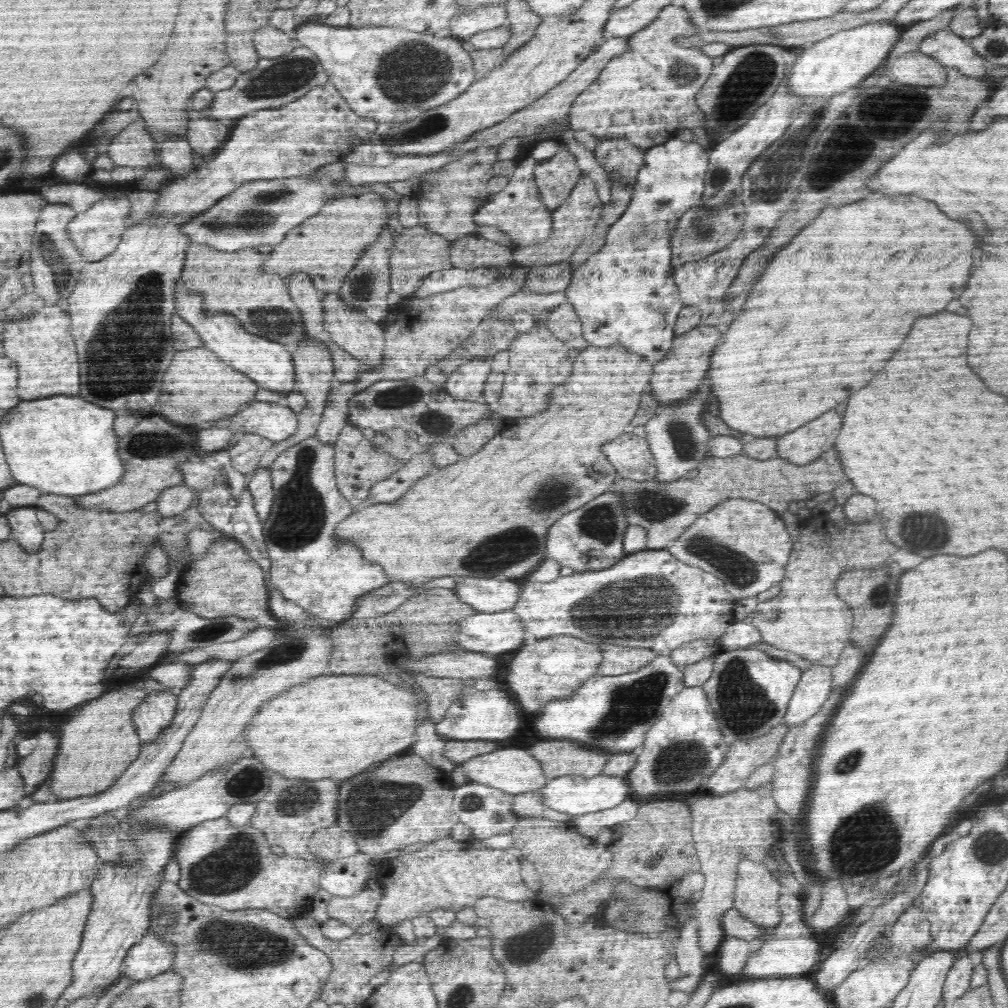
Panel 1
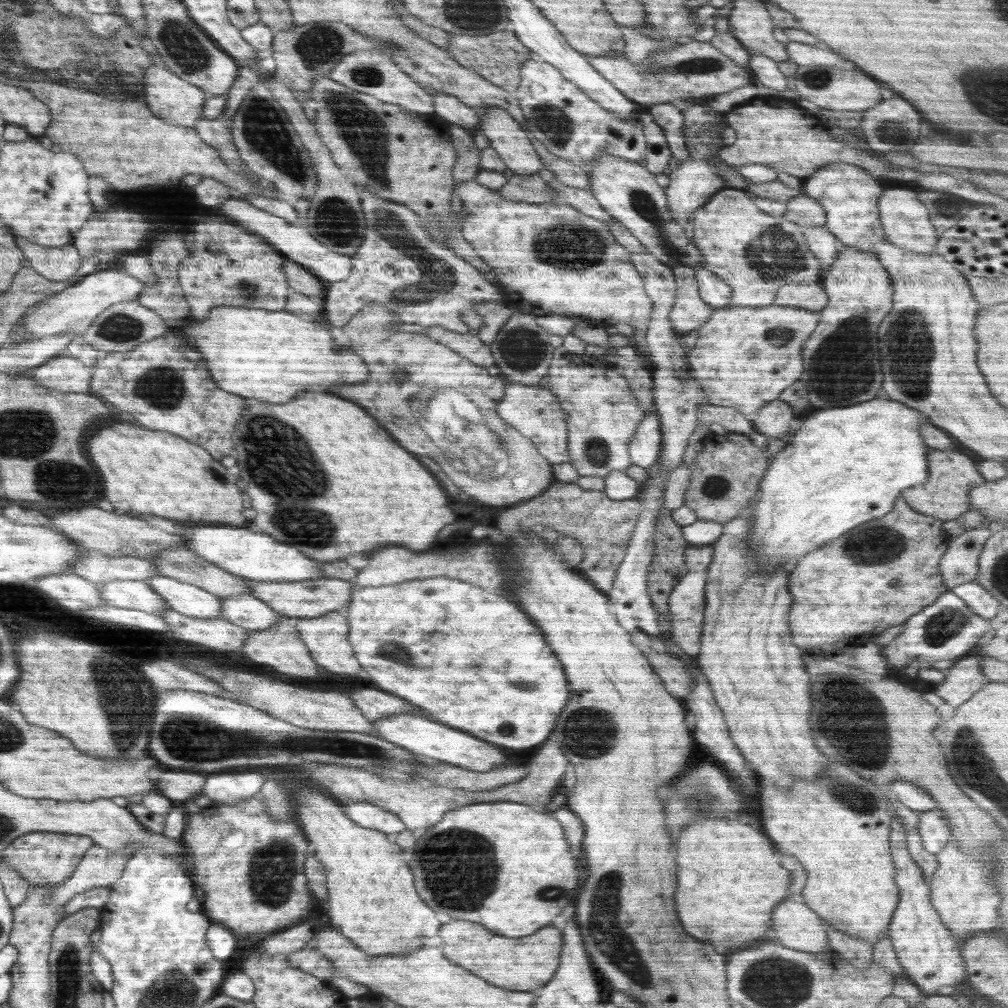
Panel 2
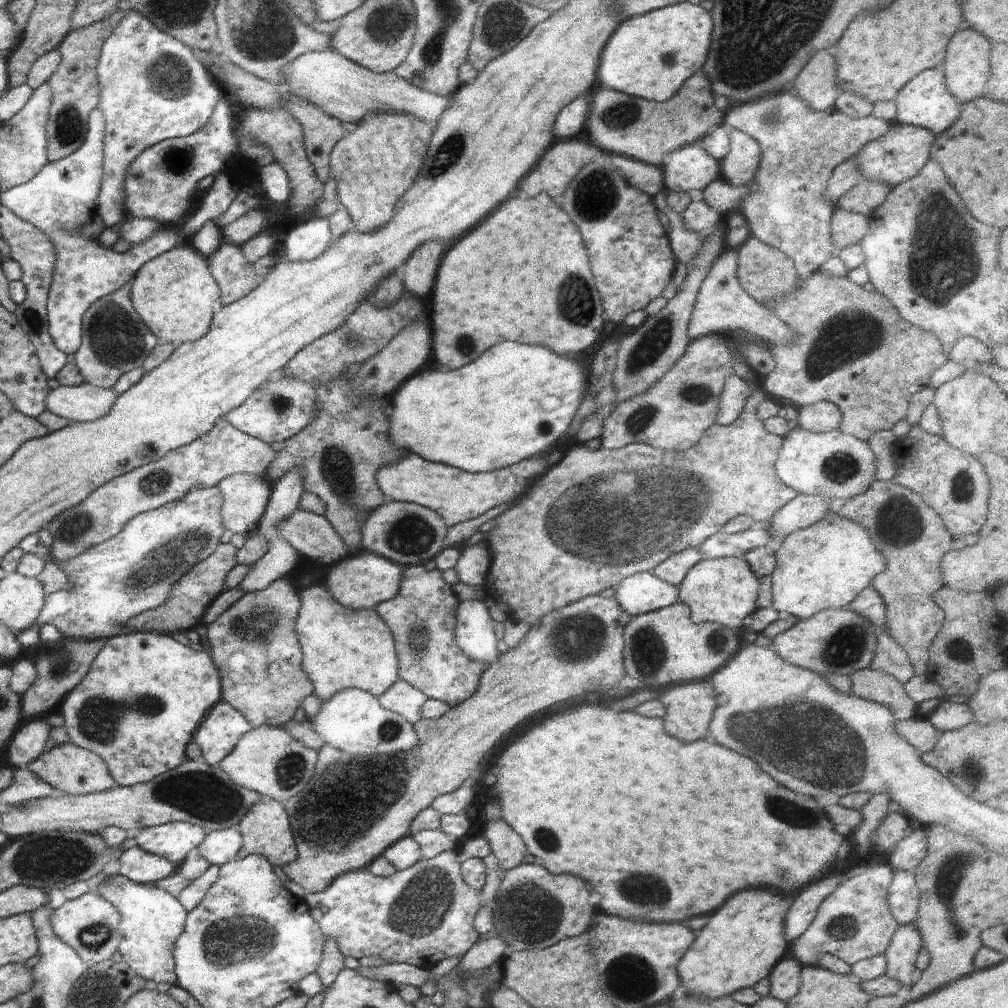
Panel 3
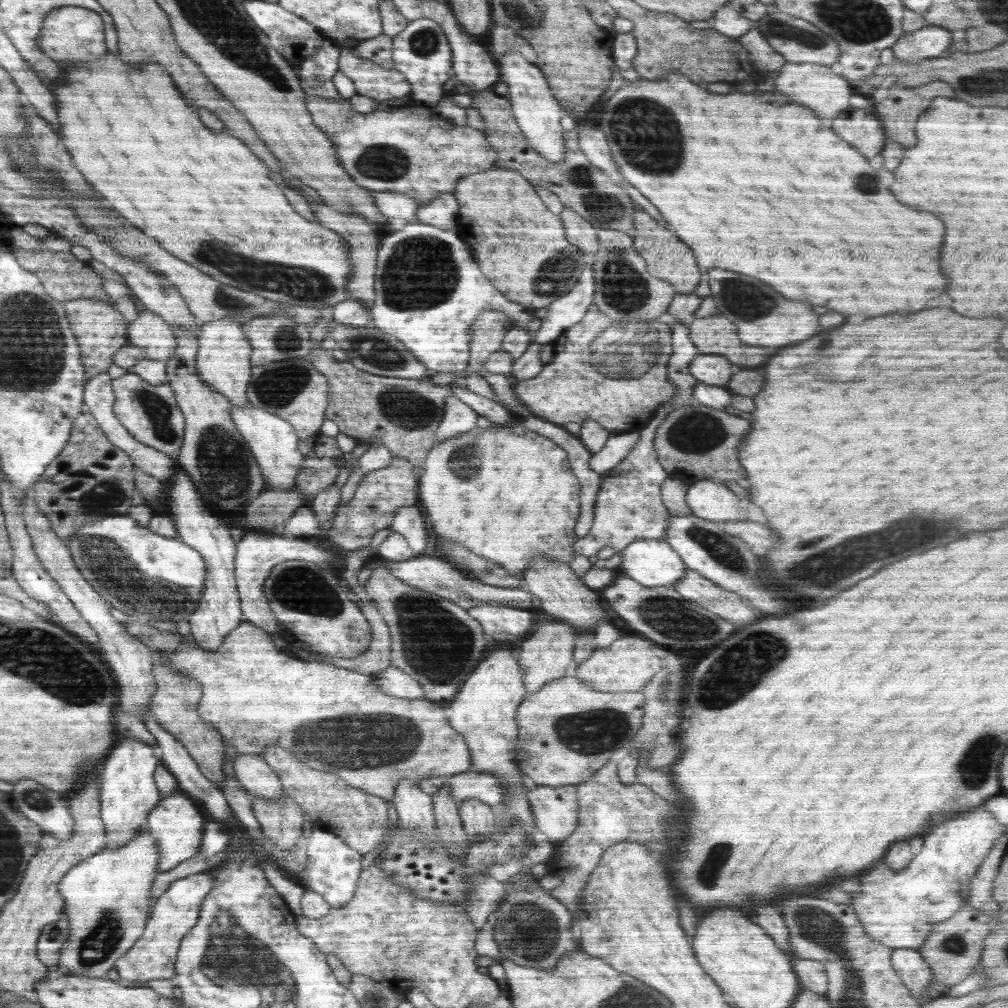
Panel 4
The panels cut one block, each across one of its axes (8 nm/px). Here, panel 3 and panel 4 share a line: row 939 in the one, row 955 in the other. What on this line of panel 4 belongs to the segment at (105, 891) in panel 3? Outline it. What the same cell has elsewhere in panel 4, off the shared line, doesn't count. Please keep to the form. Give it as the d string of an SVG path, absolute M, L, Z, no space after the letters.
M202 871L174 882L163 896L154 902L144 933L134 946L117 961L117 970L122 982L148 982L149 980L168 980L176 974L176 956L181 940L198 922L202 901L212 889L214 874Z

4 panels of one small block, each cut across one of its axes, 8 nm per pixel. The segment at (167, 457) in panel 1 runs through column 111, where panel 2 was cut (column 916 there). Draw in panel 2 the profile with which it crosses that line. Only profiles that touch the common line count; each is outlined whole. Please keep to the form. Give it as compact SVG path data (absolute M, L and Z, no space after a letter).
M928 447L926 455L928 455L928 480L920 486L906 488L906 492L902 490L900 496L904 497L908 506L919 513L941 521L954 520L970 510L970 499L968 499L970 490L976 486L982 486L987 480L978 471L977 462L966 454Z

